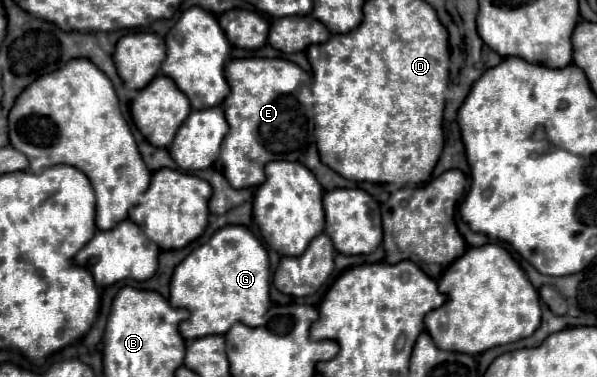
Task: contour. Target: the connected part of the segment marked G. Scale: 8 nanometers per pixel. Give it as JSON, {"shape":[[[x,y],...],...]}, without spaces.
{"shape":[[[227,225],[211,235],[211,239],[189,253],[177,267],[171,277],[171,297],[173,307],[185,307],[191,311],[191,317],[179,325],[179,333],[185,339],[227,333],[233,323],[245,323],[249,327],[265,325],[265,313],[269,309],[270,270],[269,257],[263,243],[247,229],[245,225]]]}

